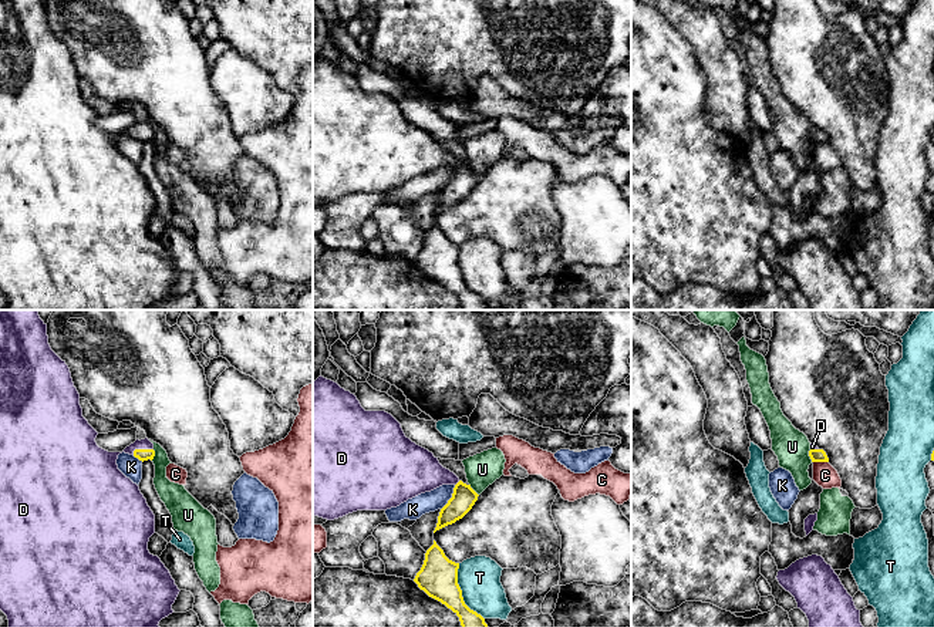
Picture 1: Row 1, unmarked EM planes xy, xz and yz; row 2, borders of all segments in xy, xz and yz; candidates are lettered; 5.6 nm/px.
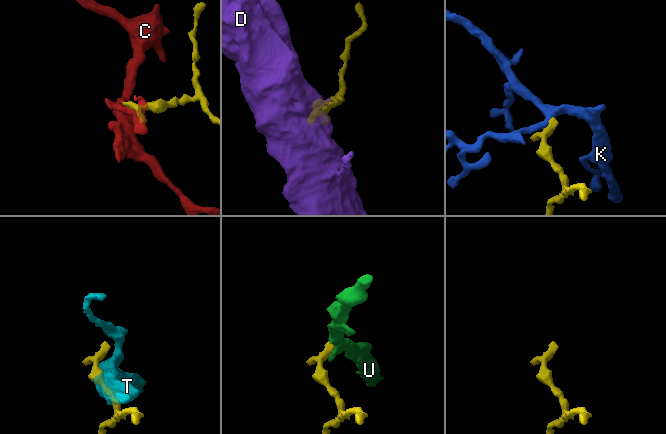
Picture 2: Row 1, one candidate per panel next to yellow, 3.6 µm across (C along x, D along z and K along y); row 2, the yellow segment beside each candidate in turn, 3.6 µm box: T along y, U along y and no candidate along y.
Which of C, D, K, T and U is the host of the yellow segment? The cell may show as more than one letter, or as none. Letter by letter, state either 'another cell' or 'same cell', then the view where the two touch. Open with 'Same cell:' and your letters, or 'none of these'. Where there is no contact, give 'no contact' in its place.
Same cell: D
C: another cell; contact in yz
D: same cell; contact in xy
K: another cell; contact in xz
T: another cell; contact in xz
U: another cell; contact in yz

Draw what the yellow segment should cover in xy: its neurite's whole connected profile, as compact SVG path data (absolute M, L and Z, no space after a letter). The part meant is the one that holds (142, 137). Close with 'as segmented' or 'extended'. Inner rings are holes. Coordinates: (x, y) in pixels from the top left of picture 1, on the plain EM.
M148 119L141 122L136 121L134 125L127 128L122 134L134 136L142 144L148 141L152 142L155 138L154 125Z; extended

